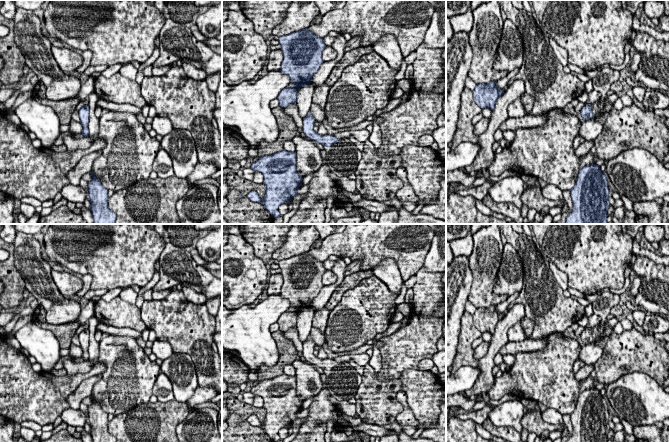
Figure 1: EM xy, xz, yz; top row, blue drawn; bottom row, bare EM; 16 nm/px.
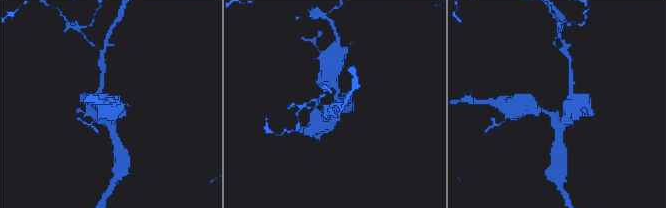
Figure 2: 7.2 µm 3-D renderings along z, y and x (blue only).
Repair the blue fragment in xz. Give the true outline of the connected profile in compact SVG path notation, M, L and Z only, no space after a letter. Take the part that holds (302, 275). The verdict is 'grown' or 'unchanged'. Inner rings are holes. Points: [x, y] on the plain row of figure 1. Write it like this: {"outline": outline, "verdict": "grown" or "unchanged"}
{"outline": "M308 252L281 260L278 265L283 276L280 295L294 307L293 311L284 312L277 321L279 330L286 332L297 326L298 314L311 307L323 287L322 276L326 269L323 262L317 261Z", "verdict": "unchanged"}

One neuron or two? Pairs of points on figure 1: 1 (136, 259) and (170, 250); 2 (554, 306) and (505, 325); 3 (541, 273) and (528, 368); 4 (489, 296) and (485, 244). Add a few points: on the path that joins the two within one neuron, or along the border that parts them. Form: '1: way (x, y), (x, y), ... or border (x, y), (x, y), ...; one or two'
1: border (166, 243), (158, 259); two
2: border (509, 310), (515, 304), (521, 303), (526, 316); two
3: border (562, 332), (552, 332), (542, 339); two
4: way (485, 283), (485, 257); one

